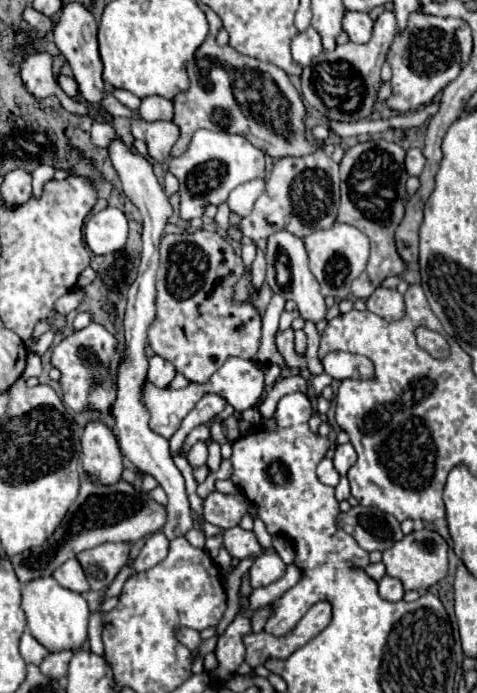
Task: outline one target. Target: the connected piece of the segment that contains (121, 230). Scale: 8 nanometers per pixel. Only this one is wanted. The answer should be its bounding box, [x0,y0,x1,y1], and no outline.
[85,208,127,254]

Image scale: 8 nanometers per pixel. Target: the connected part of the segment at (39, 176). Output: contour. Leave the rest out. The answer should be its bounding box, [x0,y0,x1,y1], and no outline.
[31,166,55,196]

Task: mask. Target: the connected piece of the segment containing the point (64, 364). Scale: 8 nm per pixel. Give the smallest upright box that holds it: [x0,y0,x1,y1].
[51,322,121,412]

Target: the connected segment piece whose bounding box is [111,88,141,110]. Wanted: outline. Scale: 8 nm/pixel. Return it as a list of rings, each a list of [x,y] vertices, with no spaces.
[[[113,88],[111,94],[113,94],[123,106],[127,106],[127,108],[131,108],[131,110],[139,110],[141,98],[137,98],[135,94],[131,94],[131,92],[127,92],[127,90],[117,90],[117,88]]]

